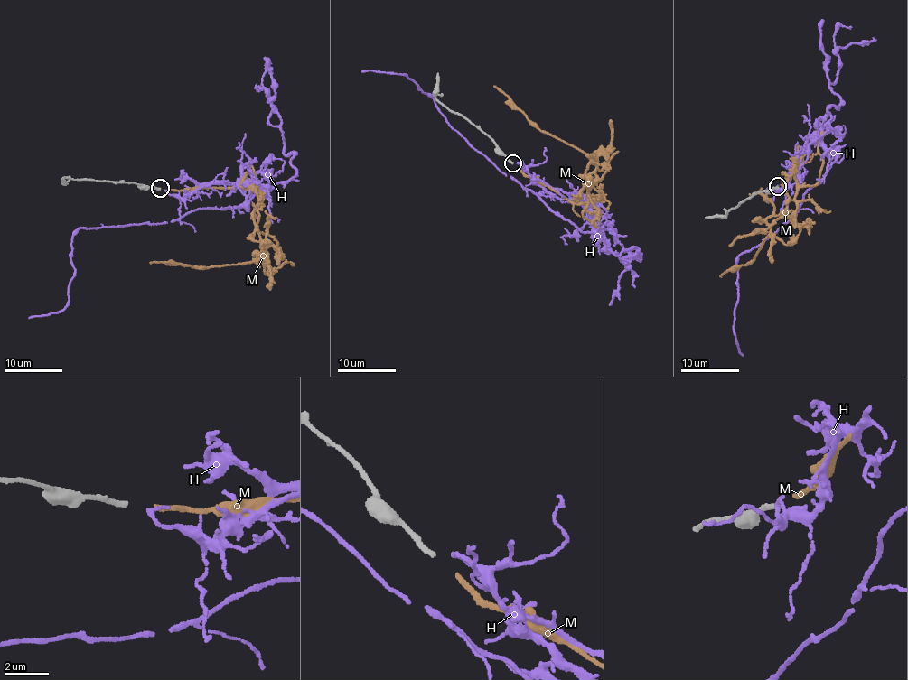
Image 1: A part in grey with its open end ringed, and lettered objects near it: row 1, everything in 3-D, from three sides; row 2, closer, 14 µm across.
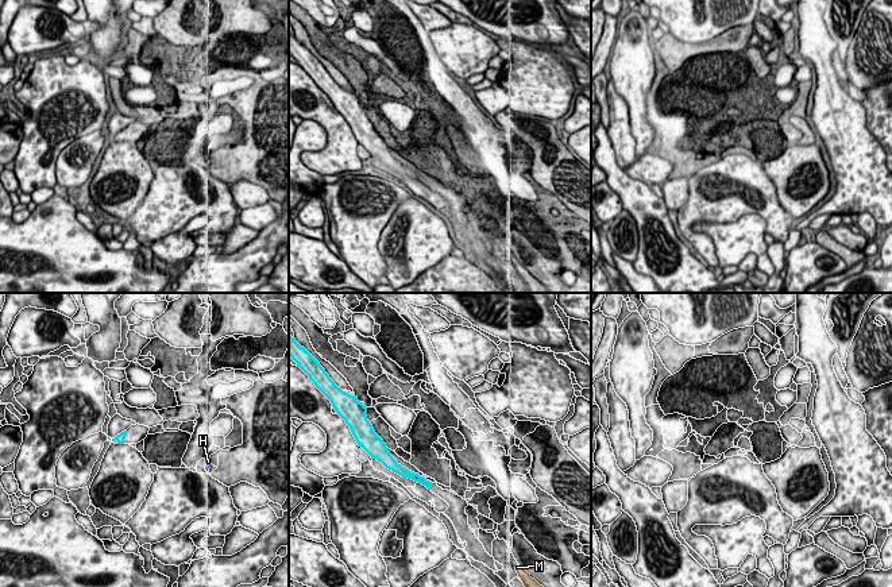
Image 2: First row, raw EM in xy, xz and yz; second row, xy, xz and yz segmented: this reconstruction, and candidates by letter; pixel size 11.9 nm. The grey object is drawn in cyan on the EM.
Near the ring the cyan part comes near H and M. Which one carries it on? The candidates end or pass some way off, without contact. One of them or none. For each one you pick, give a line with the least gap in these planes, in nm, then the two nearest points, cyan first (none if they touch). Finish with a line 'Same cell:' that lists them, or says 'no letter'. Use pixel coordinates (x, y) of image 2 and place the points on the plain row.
M: gap 1400 nm; span xz (431, 185), (516, 265)
Same cell: M

